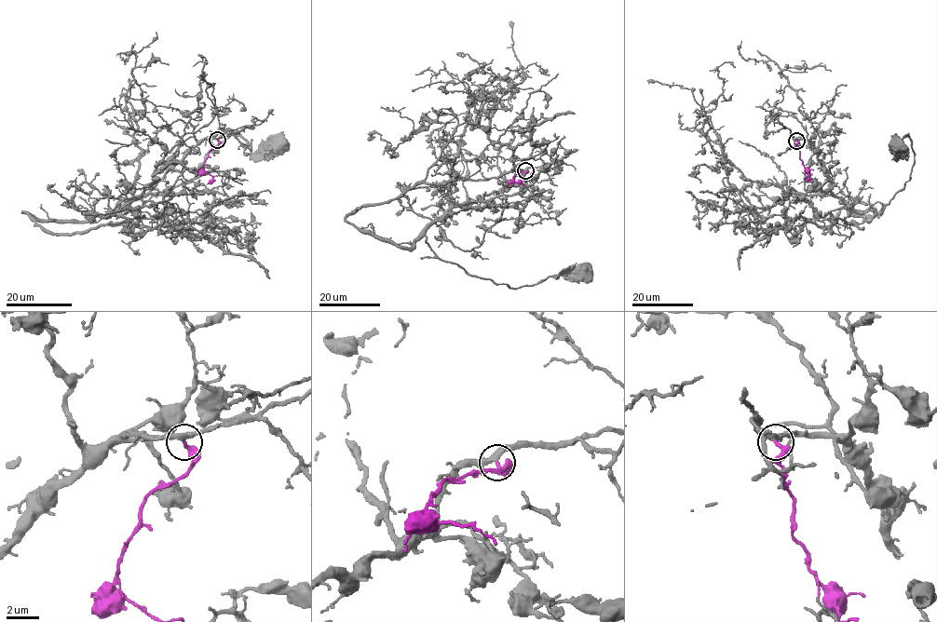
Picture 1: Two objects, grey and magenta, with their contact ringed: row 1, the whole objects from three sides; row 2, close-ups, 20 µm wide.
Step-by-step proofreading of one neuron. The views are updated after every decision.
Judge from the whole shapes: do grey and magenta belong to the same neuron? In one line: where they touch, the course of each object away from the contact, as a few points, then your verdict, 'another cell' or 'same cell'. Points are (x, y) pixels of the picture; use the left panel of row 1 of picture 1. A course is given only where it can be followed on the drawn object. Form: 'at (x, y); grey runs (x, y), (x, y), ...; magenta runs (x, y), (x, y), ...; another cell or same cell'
at (217, 140); grey runs (217, 139), (201, 140), (109, 217), (189, 182), (232, 135), (252, 153), (279, 144); magenta runs (217, 139), (219, 144), (209, 152), (203, 168), (212, 178), (206, 183); same cell

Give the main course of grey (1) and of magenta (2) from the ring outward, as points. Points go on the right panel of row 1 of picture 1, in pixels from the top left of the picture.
1: (796, 141), (809, 141), (829, 189), (859, 212), (910, 180), (912, 141), (898, 145)
2: (796, 141), (799, 158), (807, 169), (807, 182)

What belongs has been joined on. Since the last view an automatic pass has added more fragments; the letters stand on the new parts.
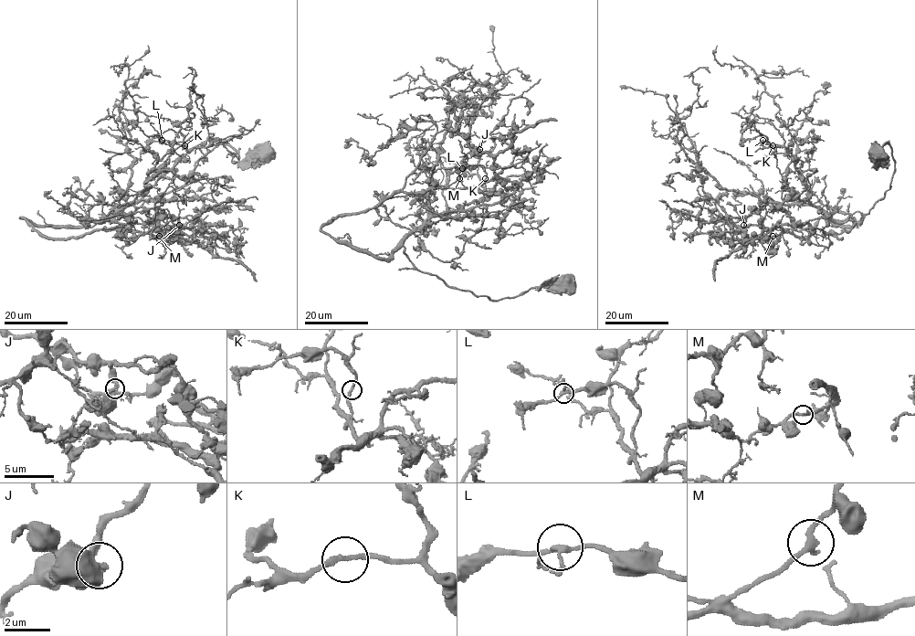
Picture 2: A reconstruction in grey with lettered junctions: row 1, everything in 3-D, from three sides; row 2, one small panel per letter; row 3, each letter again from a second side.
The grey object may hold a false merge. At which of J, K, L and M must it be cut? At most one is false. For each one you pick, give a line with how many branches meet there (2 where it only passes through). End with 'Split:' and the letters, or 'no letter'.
Split: no letter

